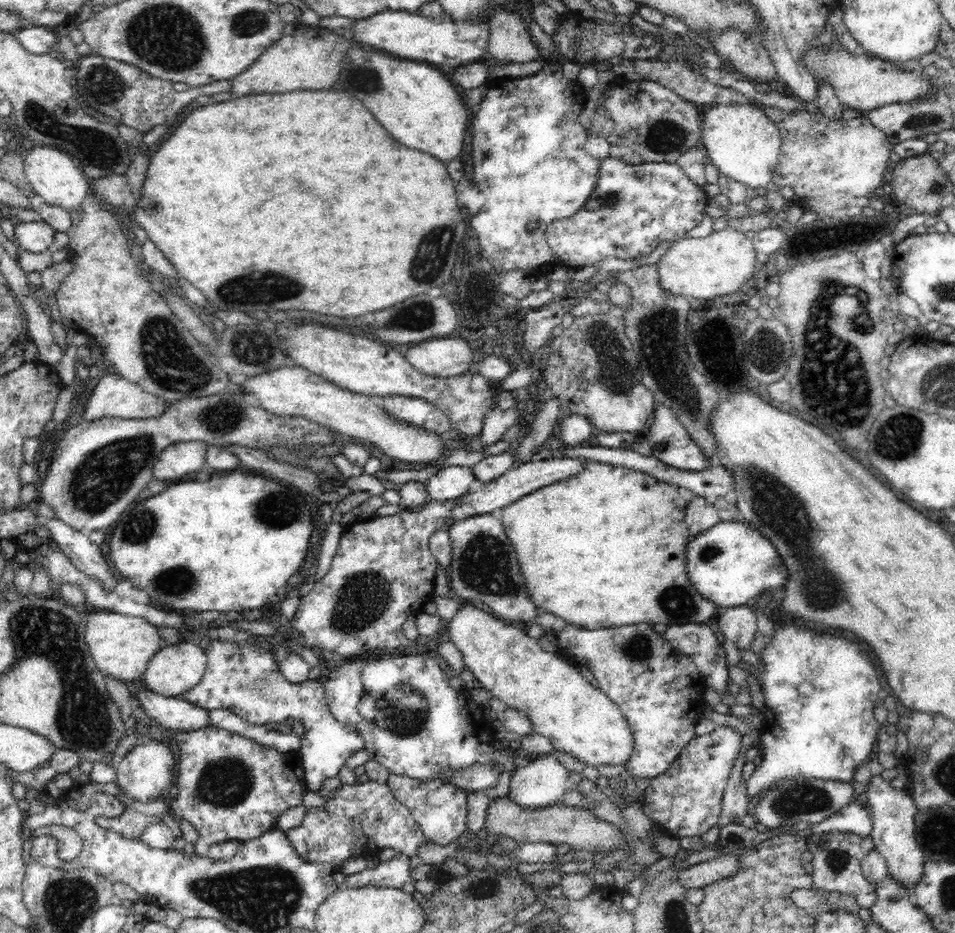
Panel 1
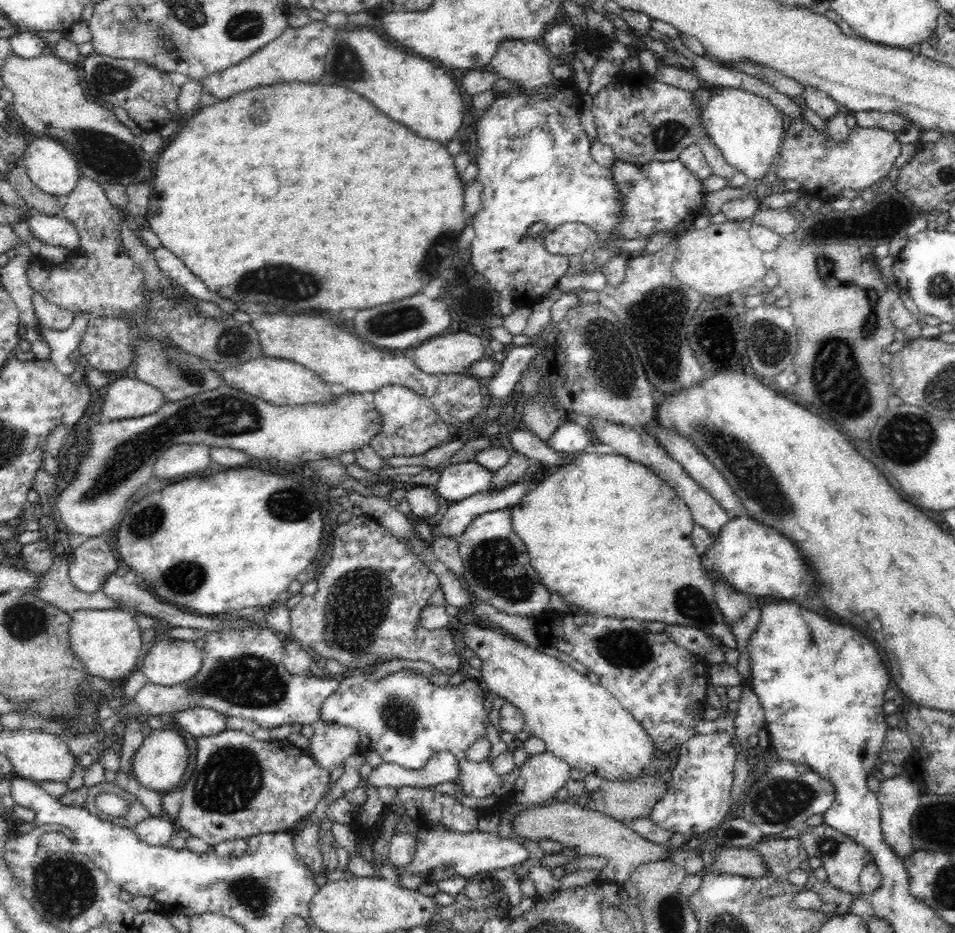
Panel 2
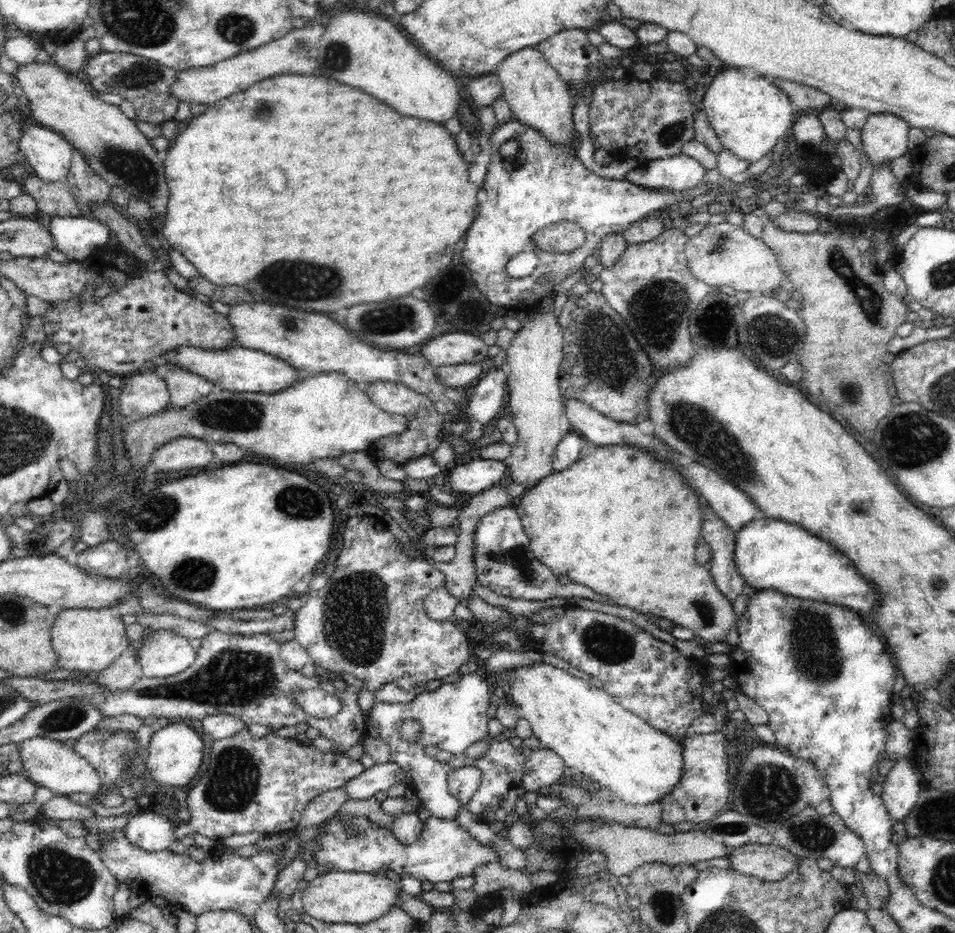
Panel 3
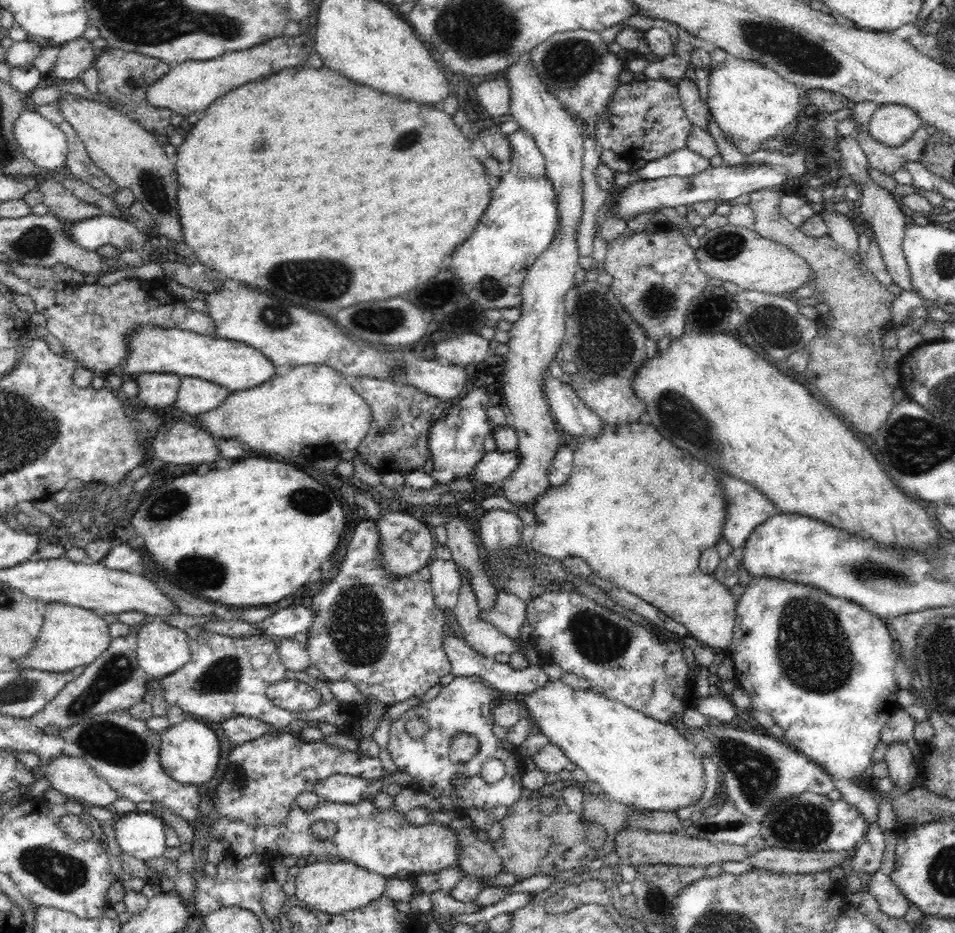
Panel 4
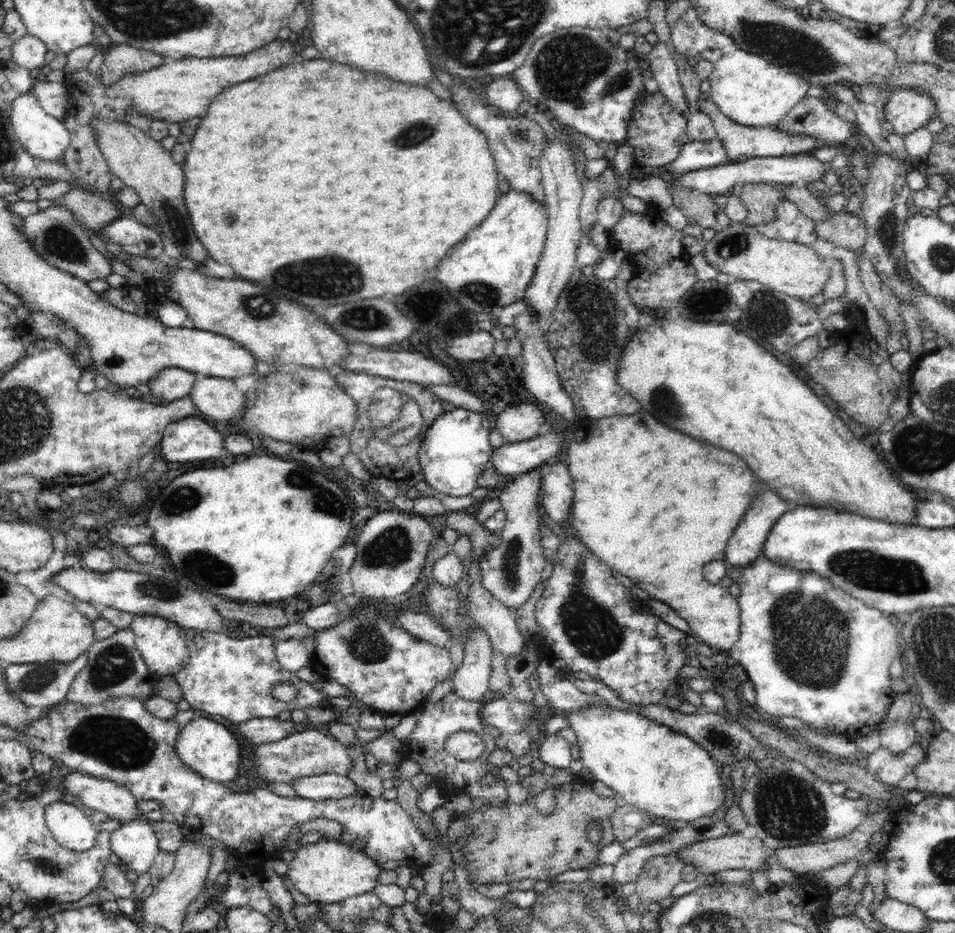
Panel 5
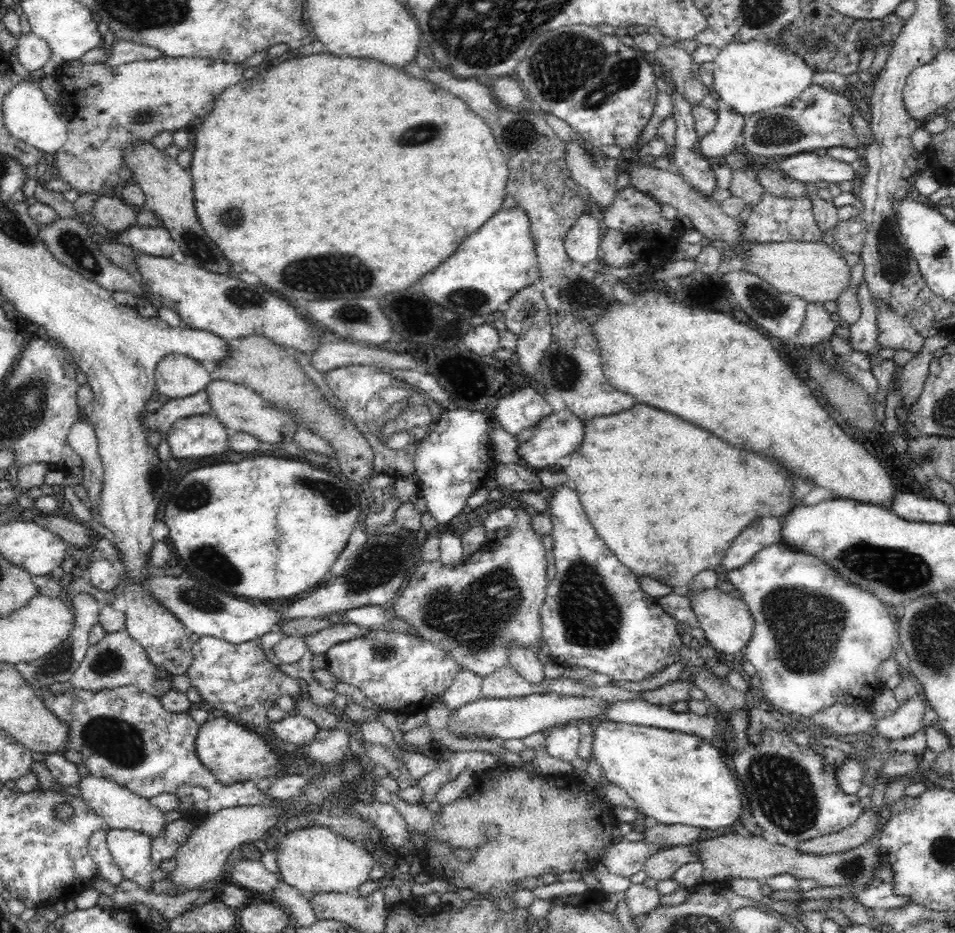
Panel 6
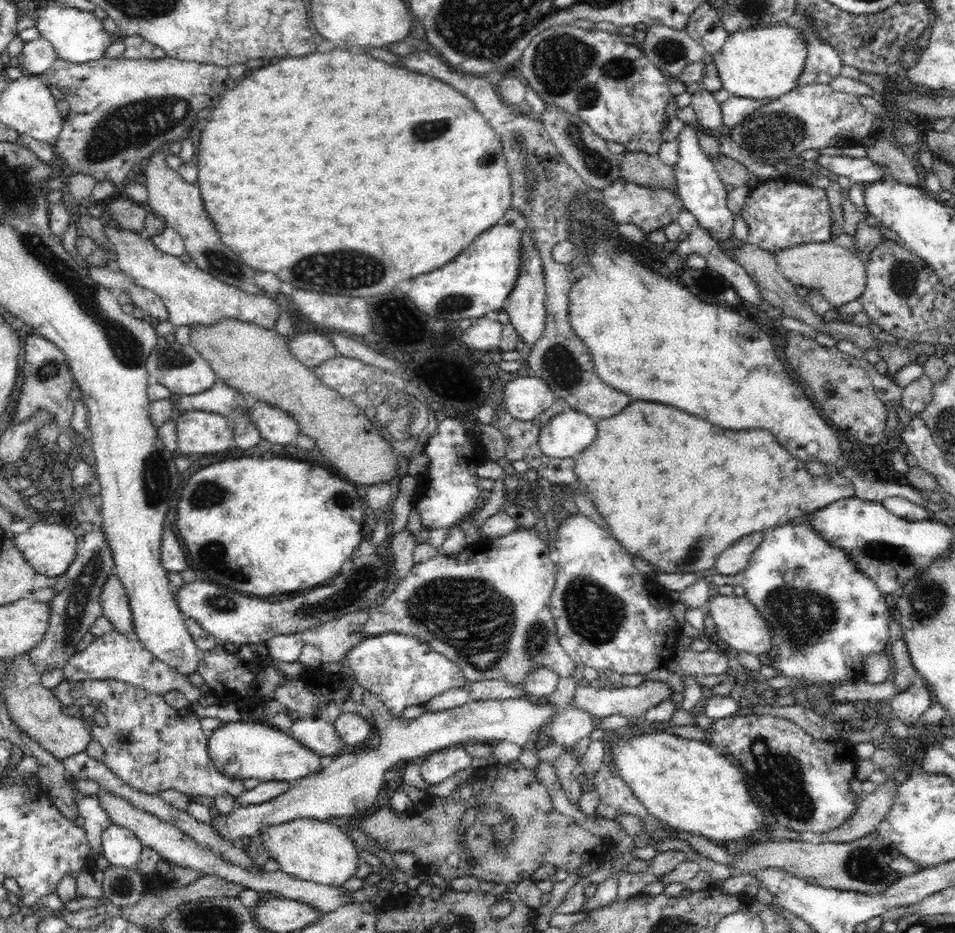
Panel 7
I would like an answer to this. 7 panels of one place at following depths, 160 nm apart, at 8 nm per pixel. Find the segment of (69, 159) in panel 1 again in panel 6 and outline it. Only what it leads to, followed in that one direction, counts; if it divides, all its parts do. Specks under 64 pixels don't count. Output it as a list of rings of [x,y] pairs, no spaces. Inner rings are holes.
[[[30,79],[14,85],[4,96],[1,107],[1,116],[4,117],[4,124],[7,132],[14,138],[23,140],[26,144],[41,150],[45,154],[55,154],[66,142],[68,119],[63,114],[58,114],[48,98],[40,90],[38,84]]]

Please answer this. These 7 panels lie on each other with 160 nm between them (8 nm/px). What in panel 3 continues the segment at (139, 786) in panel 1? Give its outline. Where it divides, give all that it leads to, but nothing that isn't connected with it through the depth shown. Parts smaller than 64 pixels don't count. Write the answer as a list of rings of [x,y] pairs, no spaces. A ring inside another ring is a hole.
[[[173,720],[164,728],[157,728],[150,740],[145,768],[152,780],[160,786],[184,786],[188,784],[202,765],[202,736],[181,720]]]

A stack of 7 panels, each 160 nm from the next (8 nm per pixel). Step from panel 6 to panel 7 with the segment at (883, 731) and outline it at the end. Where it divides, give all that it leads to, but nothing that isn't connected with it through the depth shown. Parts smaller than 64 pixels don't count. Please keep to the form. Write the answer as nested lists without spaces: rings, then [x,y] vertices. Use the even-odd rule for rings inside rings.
[[[926,686],[907,688],[905,692],[897,693],[889,701],[892,714],[905,725],[918,726],[920,716],[926,712],[935,700]]]

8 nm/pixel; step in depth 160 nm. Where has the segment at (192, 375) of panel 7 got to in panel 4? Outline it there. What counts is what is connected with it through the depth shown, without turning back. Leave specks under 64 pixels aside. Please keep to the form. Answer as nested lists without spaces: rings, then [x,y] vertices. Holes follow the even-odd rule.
[[[144,373],[134,379],[138,394],[133,398],[138,406],[148,410],[164,409],[174,403],[179,389],[179,376],[168,373]]]

